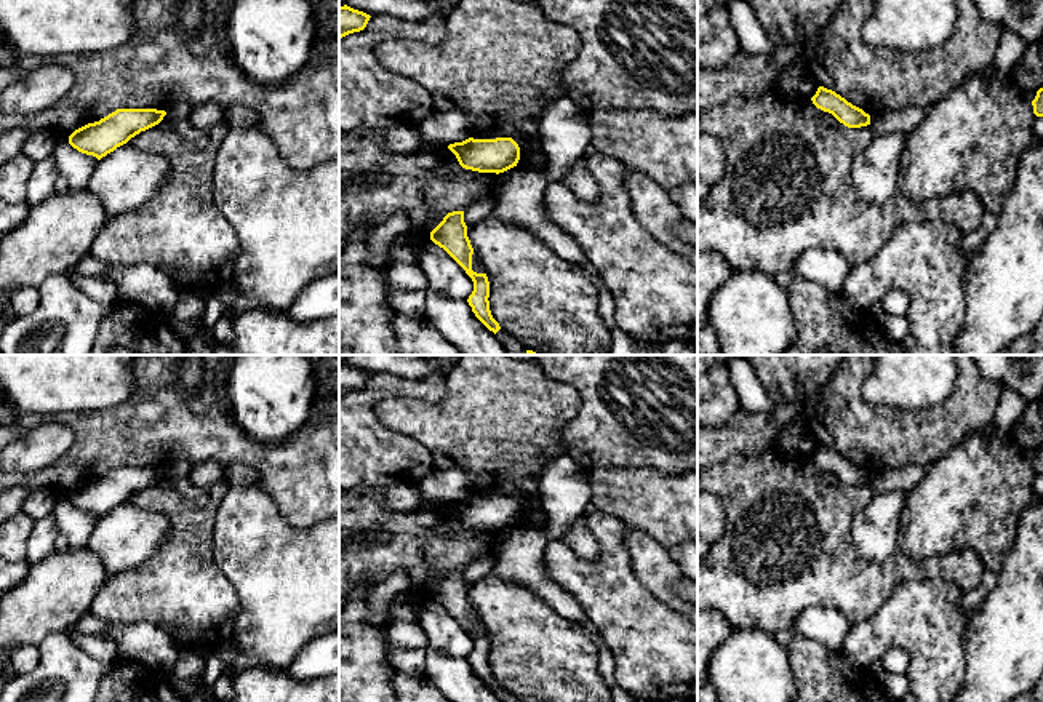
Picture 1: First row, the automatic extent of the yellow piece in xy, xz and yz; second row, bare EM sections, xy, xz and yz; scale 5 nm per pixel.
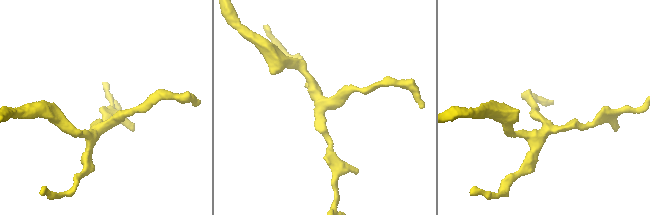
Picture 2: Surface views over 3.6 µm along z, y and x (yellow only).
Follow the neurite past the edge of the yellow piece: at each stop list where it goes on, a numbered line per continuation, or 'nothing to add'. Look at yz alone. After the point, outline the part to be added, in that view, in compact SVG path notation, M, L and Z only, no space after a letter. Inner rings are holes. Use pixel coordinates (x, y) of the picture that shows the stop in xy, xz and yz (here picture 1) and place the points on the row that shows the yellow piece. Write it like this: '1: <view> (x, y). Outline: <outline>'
nothing to add

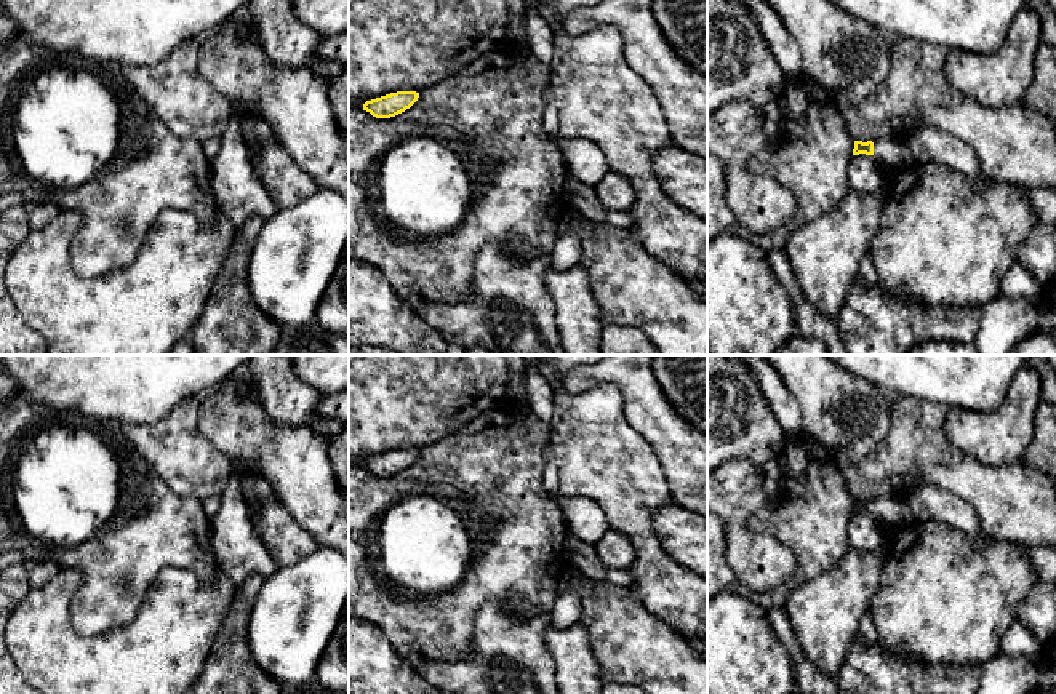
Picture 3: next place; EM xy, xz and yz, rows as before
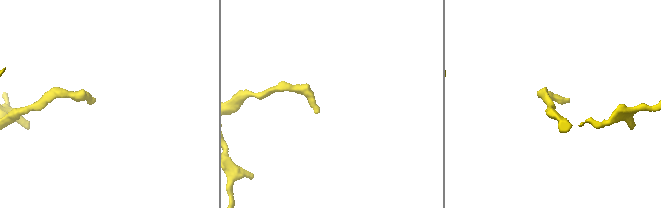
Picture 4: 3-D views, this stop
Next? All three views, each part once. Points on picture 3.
1: yz (896, 154). Outline: M885 136L874 142L874 157L885 162L893 170L915 163L914 154L906 141L898 136Z

